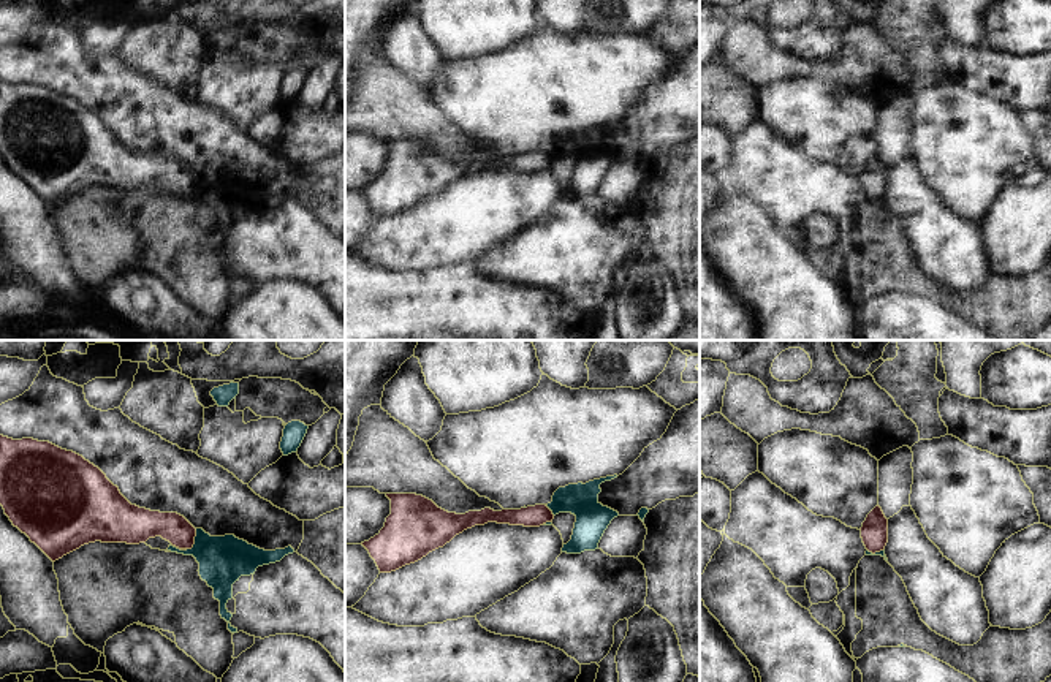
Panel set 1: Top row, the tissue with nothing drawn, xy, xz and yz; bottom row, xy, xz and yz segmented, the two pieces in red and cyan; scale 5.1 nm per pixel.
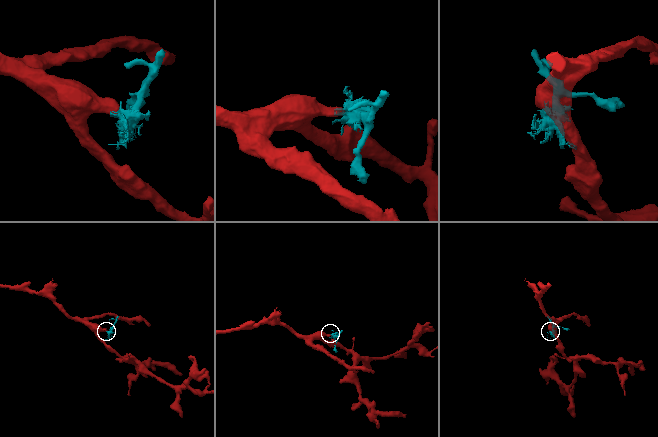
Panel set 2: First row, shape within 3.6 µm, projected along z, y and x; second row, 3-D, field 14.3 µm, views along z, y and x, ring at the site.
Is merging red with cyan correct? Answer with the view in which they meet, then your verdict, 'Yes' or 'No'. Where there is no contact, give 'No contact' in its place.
Touches red in xy. No.

